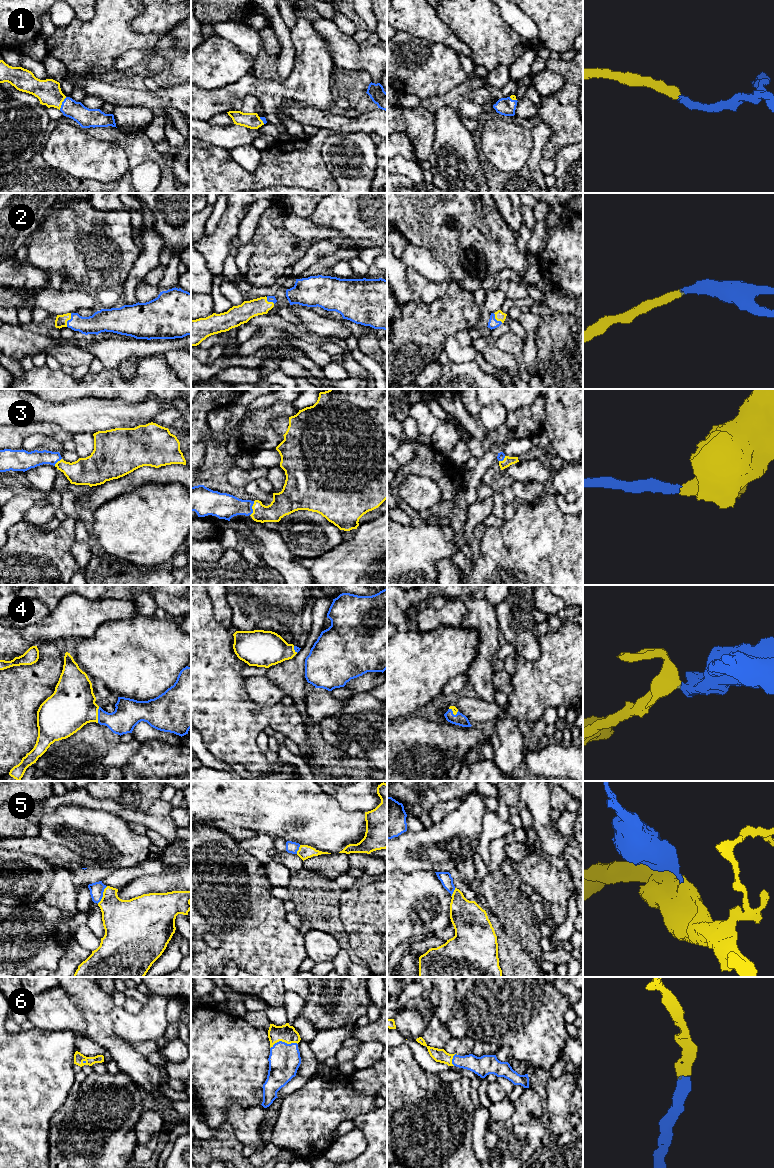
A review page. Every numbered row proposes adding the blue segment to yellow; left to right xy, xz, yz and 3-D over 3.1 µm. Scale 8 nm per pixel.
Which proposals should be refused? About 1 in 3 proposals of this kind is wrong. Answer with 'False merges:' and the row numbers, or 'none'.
False merges: none

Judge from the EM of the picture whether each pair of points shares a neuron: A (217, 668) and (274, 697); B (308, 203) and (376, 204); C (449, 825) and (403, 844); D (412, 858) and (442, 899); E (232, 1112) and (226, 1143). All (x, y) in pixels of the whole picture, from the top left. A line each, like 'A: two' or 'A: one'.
A: two
B: two
C: one
D: two
E: two

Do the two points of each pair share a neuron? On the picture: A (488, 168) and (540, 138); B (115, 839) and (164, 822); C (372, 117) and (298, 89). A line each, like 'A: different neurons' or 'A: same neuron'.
A: same neuron
B: different neurons
C: different neurons

